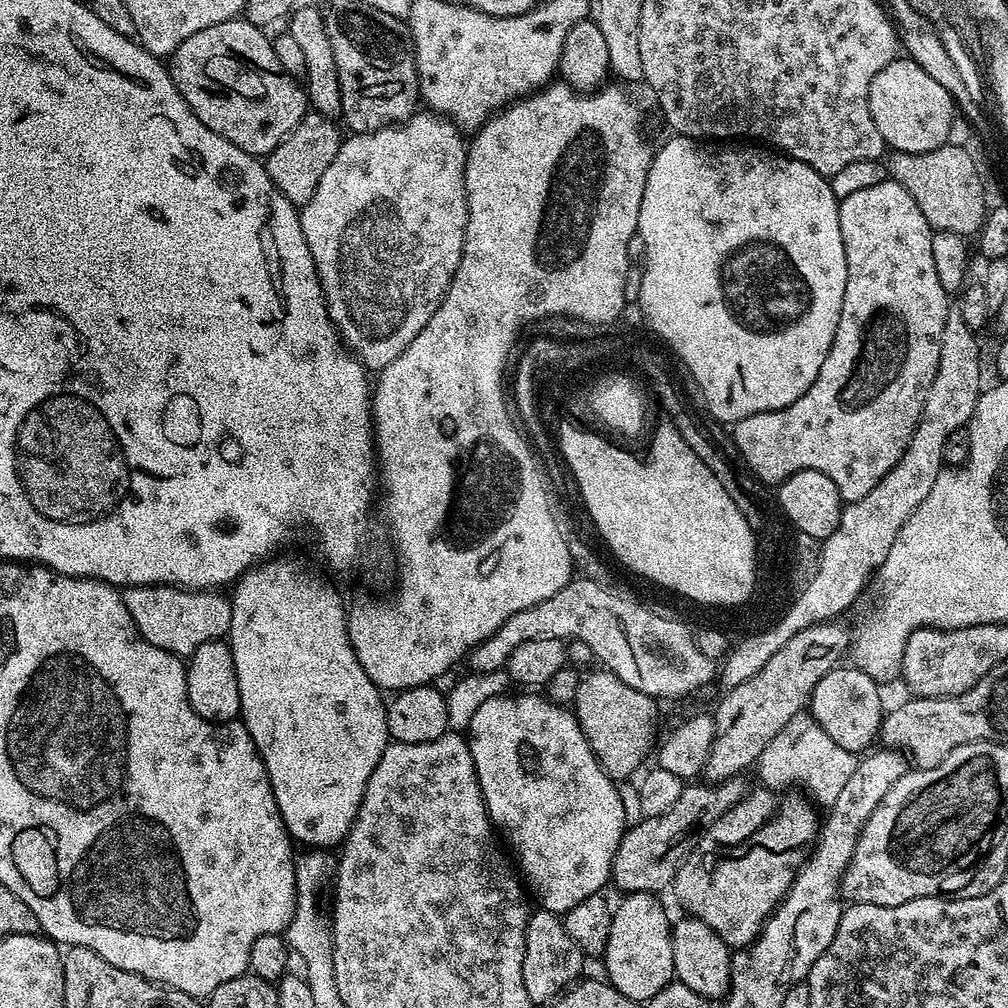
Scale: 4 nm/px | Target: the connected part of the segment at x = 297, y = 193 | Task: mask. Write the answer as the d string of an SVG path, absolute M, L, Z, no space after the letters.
M308 111L296 129L282 138L270 155L263 157L262 163L270 182L278 186L291 204L302 206L310 202L310 198L314 198L314 190L318 190L318 181L322 174L326 174L326 166L330 166L330 162L334 162L334 154L338 154L341 139L341 125L333 117Z

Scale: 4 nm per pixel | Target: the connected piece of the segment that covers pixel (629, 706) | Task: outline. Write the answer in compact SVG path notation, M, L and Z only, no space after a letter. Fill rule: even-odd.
M585 671L576 683L576 721L586 742L590 744L590 750L595 754L600 769L611 780L623 782L627 776L635 777L641 771L640 763L647 758L648 751L649 756L653 751L652 723L656 720L658 704L653 697L634 690L634 686L626 686L626 682L622 682L622 678L613 672L594 671Z

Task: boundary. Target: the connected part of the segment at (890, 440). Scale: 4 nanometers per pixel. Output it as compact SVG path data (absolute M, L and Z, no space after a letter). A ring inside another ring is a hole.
M890 178L878 182L878 186L869 186L866 190L857 190L855 194L850 194L850 198L840 201L840 213L838 222L842 226L842 242L846 250L846 294L842 298L842 314L838 318L838 330L834 334L834 342L826 354L826 362L822 362L822 370L818 370L818 378L790 406L782 410L773 412L763 412L754 414L750 418L742 418L731 429L732 440L736 443L736 448L740 451L742 459L748 463L748 468L764 484L778 486L788 476L793 476L802 470L818 470L826 474L838 486L838 494L841 501L851 502L866 498L890 470L902 458L910 438L914 434L914 426L918 426L918 418L922 418L922 406L926 406L926 394L930 394L930 382L934 382L934 374L938 374L938 354L942 350L942 330L946 330L946 318L950 307L950 293L944 289L942 282L938 282L938 274L934 271L934 253L930 250L930 238L934 229L926 222L922 210L918 210L918 202L898 186Z

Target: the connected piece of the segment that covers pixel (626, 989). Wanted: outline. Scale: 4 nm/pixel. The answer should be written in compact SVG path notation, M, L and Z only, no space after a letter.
M629 892L624 901L615 905L610 922L610 938L602 957L604 968L608 971L607 983L613 984L626 998L647 1002L654 998L674 980L674 950L672 949L672 924L668 912L659 904L657 897L650 892Z

